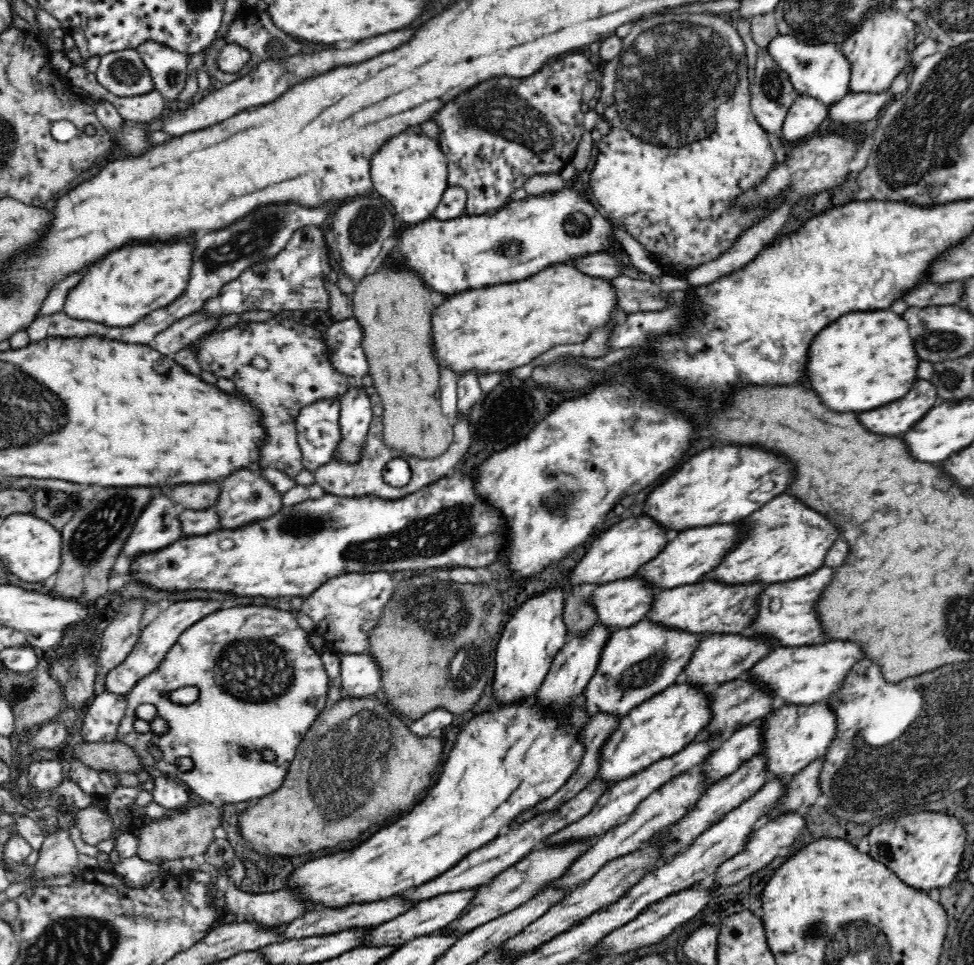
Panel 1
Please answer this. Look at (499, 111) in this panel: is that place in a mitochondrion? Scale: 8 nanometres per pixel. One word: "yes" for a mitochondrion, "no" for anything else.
yes

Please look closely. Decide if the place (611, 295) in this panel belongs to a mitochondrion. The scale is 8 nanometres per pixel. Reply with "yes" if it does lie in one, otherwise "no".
no

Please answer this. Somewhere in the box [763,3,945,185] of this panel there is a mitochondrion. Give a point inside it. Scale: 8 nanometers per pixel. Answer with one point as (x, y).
(803, 64)

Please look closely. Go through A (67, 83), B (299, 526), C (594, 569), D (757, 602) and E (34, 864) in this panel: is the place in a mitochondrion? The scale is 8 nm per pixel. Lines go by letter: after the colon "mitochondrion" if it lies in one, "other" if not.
A: other
B: mitochondrion
C: other
D: other
E: other

